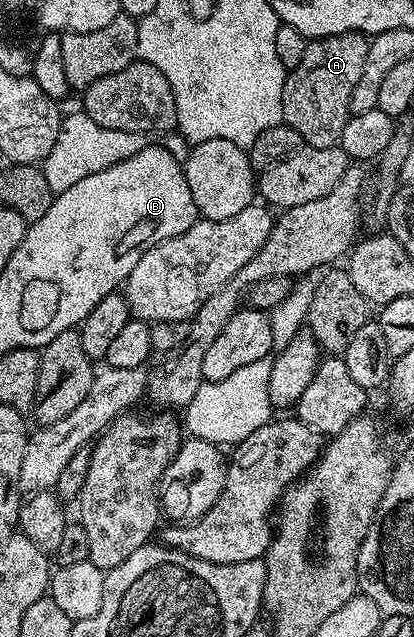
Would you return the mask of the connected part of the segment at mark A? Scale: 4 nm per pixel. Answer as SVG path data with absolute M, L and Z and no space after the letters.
M361 32L320 36L307 43L300 66L289 69L282 95L282 119L300 134L303 145L333 148L341 141L344 126L351 117L352 90L360 82L369 45L369 39Z

